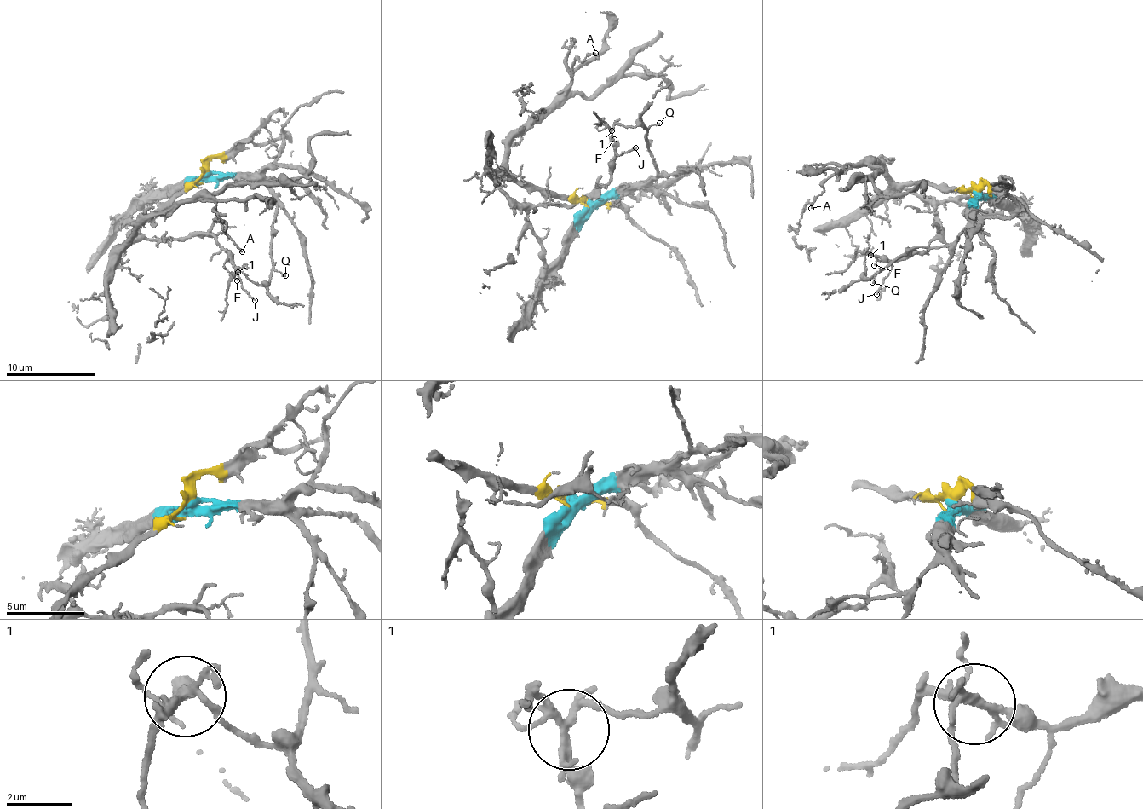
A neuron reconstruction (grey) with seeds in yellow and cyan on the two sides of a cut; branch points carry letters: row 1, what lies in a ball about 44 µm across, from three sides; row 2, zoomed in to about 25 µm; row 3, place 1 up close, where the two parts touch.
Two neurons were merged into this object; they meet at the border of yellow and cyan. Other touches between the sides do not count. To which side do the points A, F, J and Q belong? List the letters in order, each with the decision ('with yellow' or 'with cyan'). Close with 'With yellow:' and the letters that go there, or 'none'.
A: with yellow
F: with cyan
J: with yellow
Q: with cyan
With yellow: A, J

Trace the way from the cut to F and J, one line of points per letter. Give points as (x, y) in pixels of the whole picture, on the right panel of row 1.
F: (978, 191), (976, 210), (955, 240), (933, 248), (911, 247), (866, 280), (867, 255), (876, 260), (875, 265)
J: (978, 191), (918, 180), (899, 187), (928, 201), (941, 235), (927, 251), (903, 254), (875, 294)

